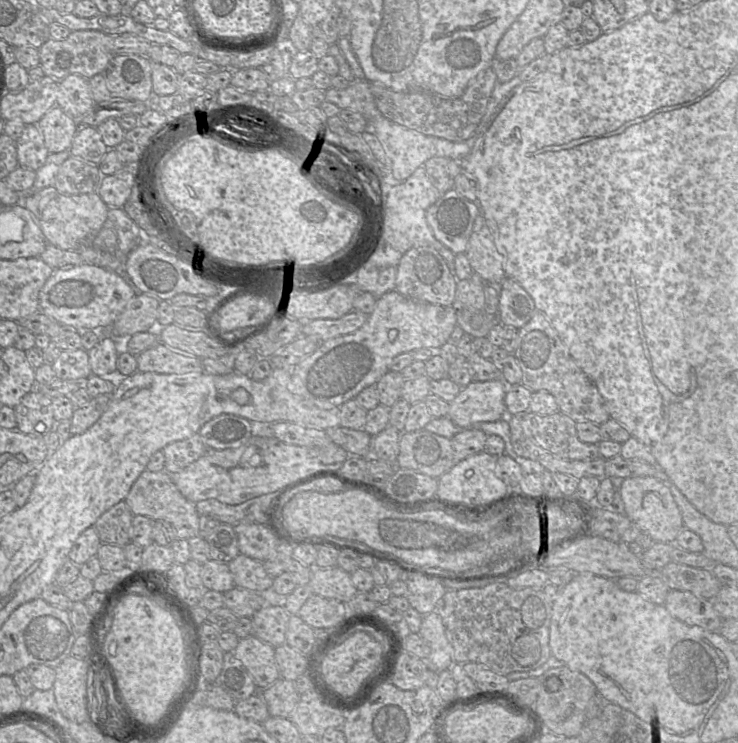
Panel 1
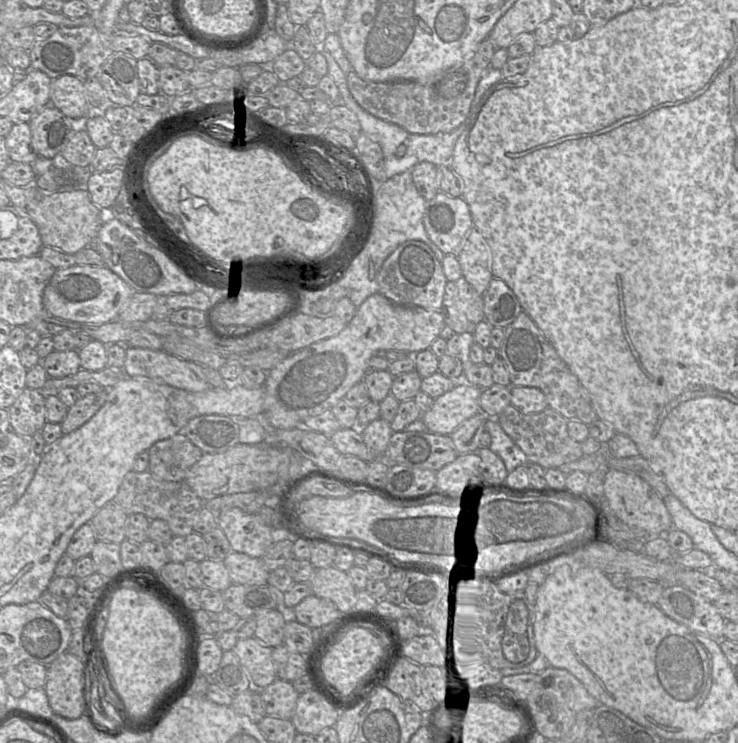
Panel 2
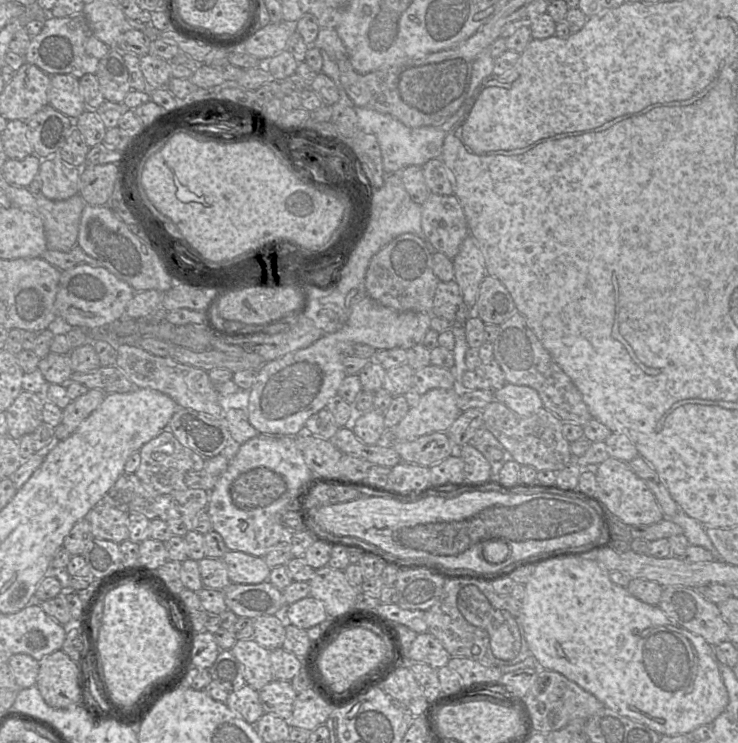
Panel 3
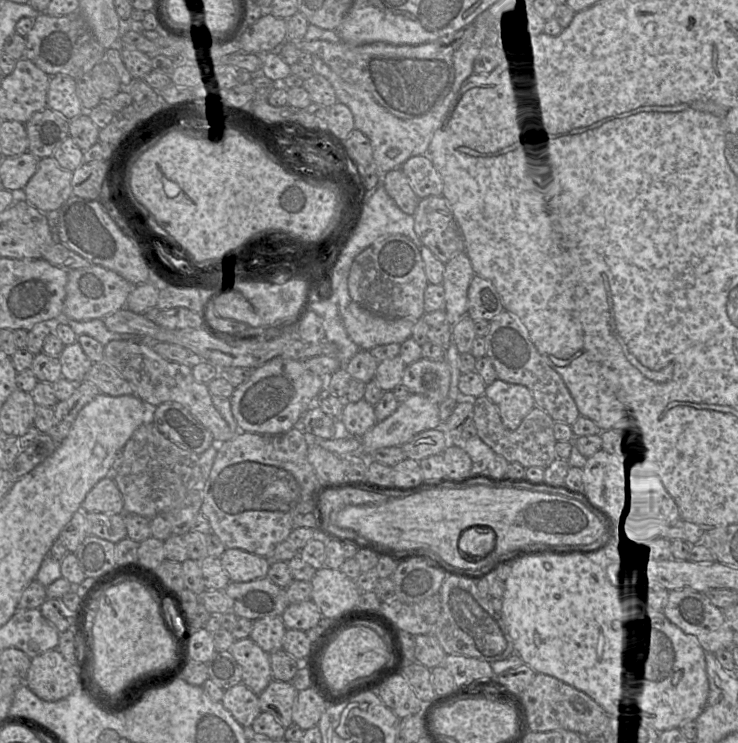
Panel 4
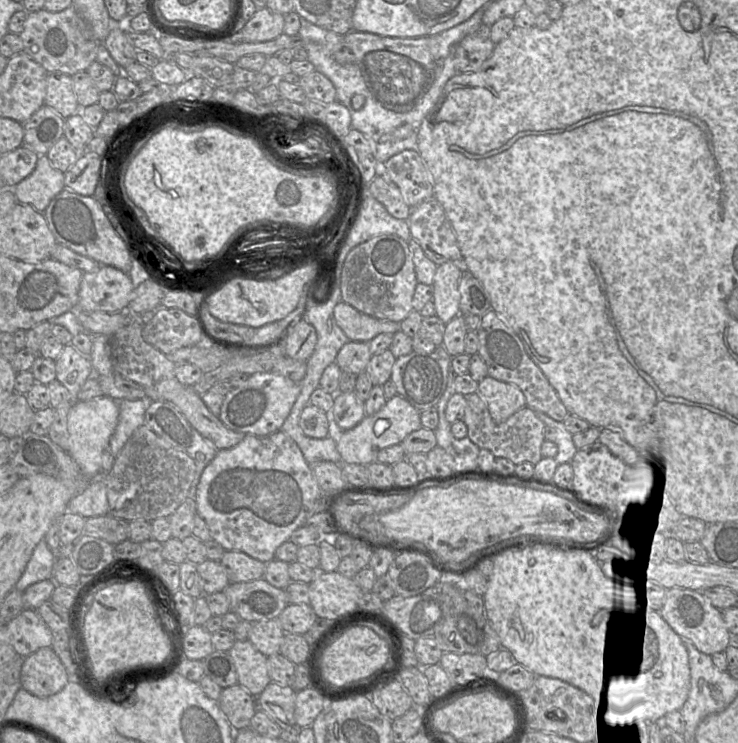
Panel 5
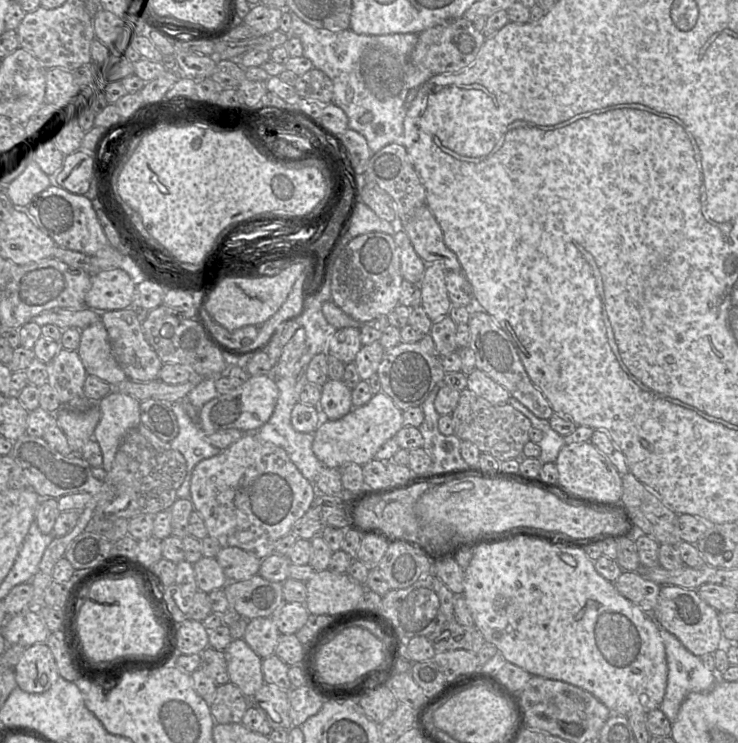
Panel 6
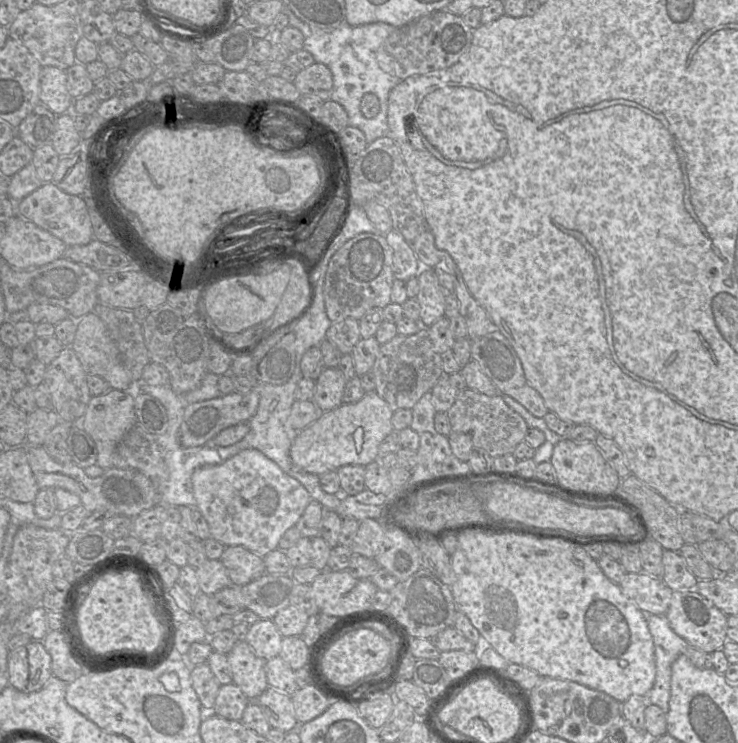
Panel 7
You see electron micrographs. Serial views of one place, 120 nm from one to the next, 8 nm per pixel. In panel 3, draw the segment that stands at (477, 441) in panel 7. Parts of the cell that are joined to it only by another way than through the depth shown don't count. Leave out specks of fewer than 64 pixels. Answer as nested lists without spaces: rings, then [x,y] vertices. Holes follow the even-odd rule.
[[[493,400],[483,409],[483,419],[484,428],[494,435],[521,466],[531,466],[537,471],[559,472],[572,462],[570,443],[562,435],[563,422],[543,407],[529,417],[522,417]]]

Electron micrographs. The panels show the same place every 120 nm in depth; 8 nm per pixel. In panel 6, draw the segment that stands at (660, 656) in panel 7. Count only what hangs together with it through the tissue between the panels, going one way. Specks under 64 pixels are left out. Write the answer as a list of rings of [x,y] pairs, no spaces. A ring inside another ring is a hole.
[[[660,628],[660,636],[666,650],[668,677],[666,692],[659,709],[673,724],[685,698],[691,693],[711,690],[719,676],[707,669],[701,657],[687,650],[668,630]]]

